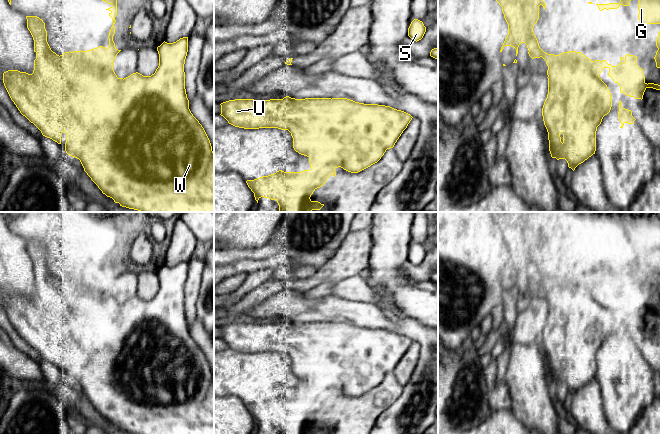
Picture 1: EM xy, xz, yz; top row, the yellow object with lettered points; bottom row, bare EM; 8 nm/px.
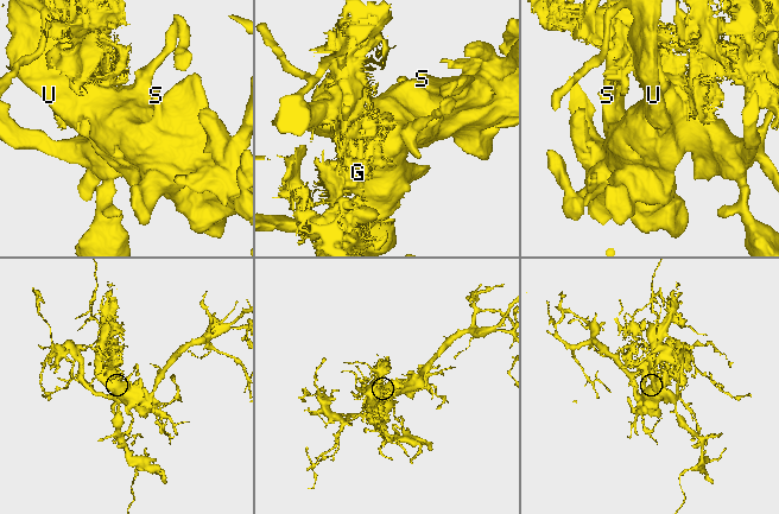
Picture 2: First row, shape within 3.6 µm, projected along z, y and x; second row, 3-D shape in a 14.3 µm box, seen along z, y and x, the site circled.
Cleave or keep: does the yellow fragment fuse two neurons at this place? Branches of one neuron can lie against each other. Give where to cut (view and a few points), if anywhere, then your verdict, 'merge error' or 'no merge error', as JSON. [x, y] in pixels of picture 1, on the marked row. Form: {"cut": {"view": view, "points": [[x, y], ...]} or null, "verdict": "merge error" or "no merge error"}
{"cut": {"view": "xz", "points": [[318, 98], [307, 127], [336, 144], [342, 167]]}, "verdict": "merge error"}

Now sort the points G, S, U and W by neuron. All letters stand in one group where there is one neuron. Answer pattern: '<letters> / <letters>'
G / S U W

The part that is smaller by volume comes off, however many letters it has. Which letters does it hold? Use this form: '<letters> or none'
G

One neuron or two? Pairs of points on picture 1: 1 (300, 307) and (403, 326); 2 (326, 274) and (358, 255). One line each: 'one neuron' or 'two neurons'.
1: one neuron
2: one neuron

